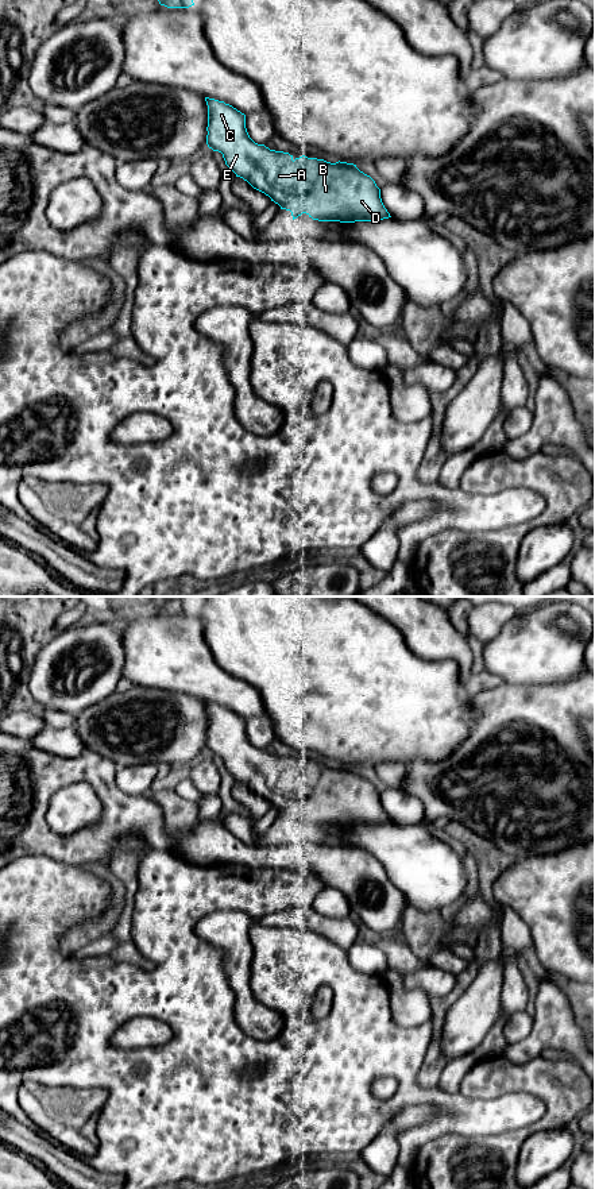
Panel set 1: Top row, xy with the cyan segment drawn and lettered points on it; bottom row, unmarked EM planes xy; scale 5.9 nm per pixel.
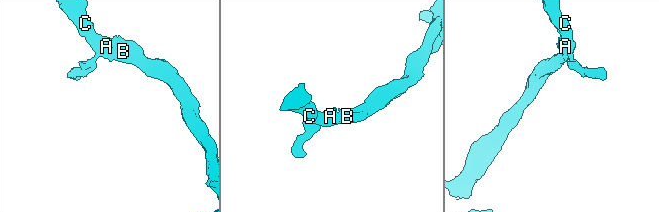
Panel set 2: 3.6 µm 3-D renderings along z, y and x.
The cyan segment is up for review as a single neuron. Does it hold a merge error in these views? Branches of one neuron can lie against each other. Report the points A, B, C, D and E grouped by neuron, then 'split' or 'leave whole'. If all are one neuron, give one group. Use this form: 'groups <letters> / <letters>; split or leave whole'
groups A B C D E; leave whole

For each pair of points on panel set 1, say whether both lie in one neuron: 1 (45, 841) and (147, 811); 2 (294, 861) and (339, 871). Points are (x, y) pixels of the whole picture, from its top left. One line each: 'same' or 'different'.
1: same
2: same

